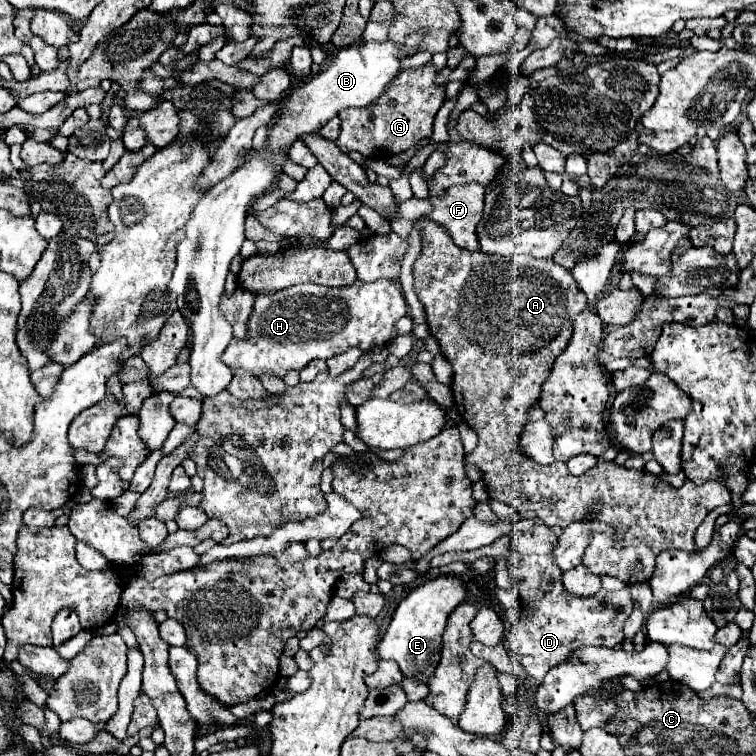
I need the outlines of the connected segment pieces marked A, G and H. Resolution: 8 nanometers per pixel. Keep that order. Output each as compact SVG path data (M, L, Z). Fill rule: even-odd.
M419 218L419 224L423 228L423 250L413 264L415 294L425 306L431 334L439 340L443 356L453 366L451 390L455 396L455 408L479 436L479 444L467 456L467 460L483 470L489 496L507 502L519 512L521 518L539 518L547 526L565 528L571 522L587 522L591 542L589 548L585 548L583 566L597 576L609 574L625 584L647 582L653 576L655 558L663 550L681 548L685 552L693 552L695 532L703 524L705 516L713 508L731 502L731 492L723 484L707 482L697 486L695 482L687 480L685 486L673 488L647 470L629 470L613 462L593 466L587 480L585 476L571 476L567 466L541 466L517 450L517 440L525 430L529 410L541 396L541 384L547 380L555 356L563 352L571 338L573 318L587 308L587 296L571 272L551 260L537 260L531 256L499 258L491 254L467 252L455 246L451 236L441 226L427 222L427 218Z
M431 62L417 68L407 68L391 84L391 92L387 92L393 94L393 102L383 96L371 106L341 110L341 134L335 144L345 154L349 150L357 150L365 158L387 158L401 154L417 142L425 140L433 132L435 114L445 102L445 84L437 84L437 76L439 70Z
M387 278L375 282L353 282L351 286L329 288L319 284L297 284L287 290L279 290L279 294L259 296L255 298L255 308L249 318L249 336L243 342L235 338L223 352L223 362L233 370L247 370L253 376L259 376L263 370L273 372L275 376L283 378L287 370L303 370L315 358L331 358L335 354L345 352L347 348L355 346L367 352L373 346L383 346L393 338L393 328L399 318L407 314L405 296L397 282Z

